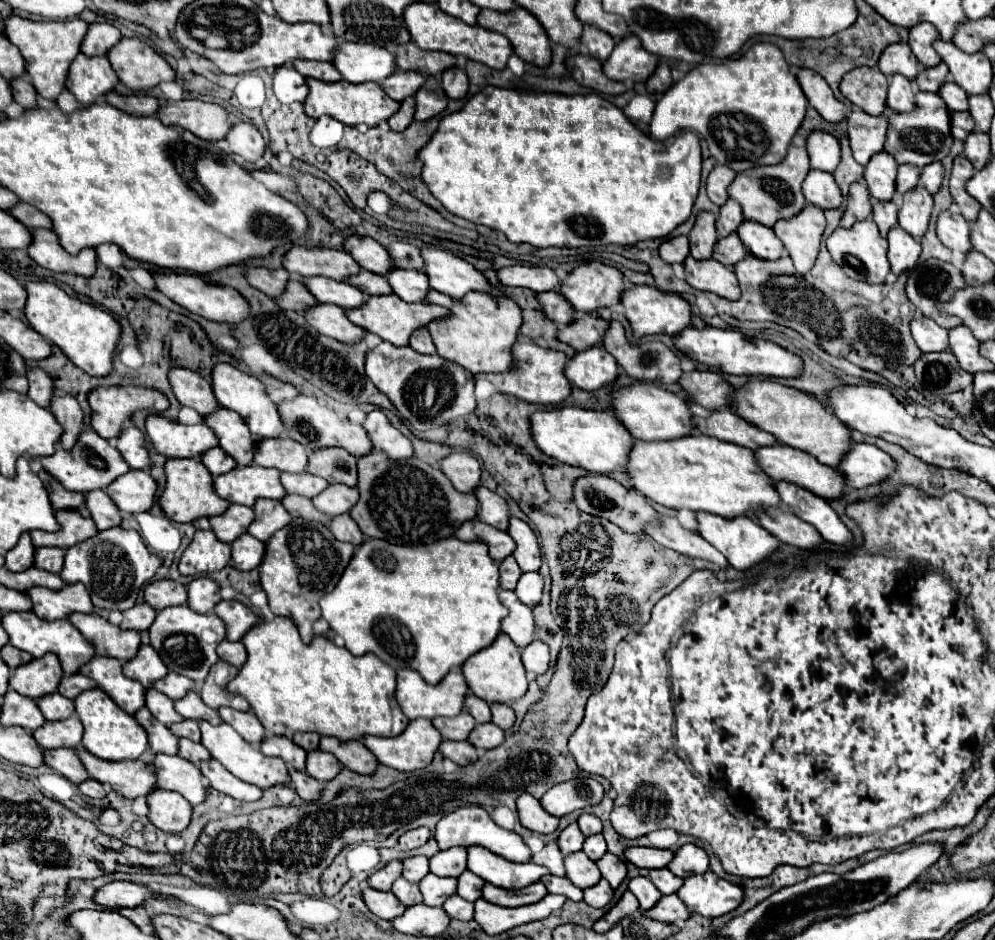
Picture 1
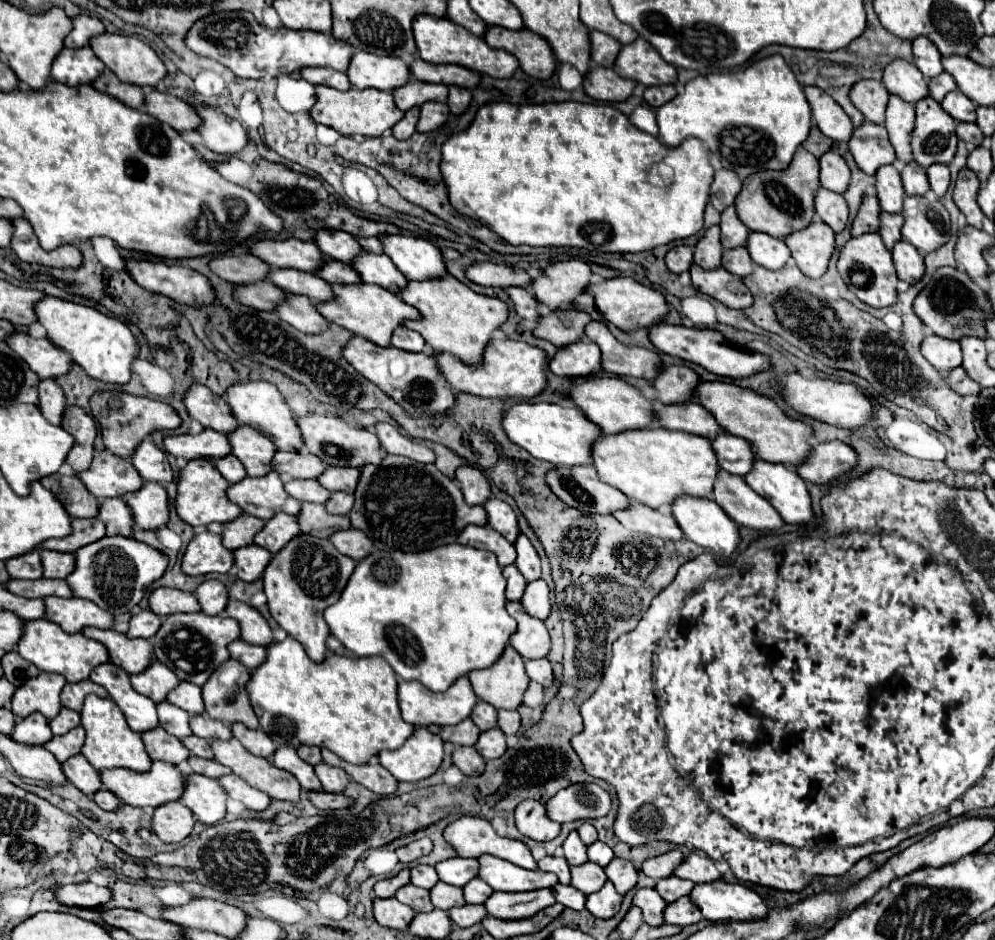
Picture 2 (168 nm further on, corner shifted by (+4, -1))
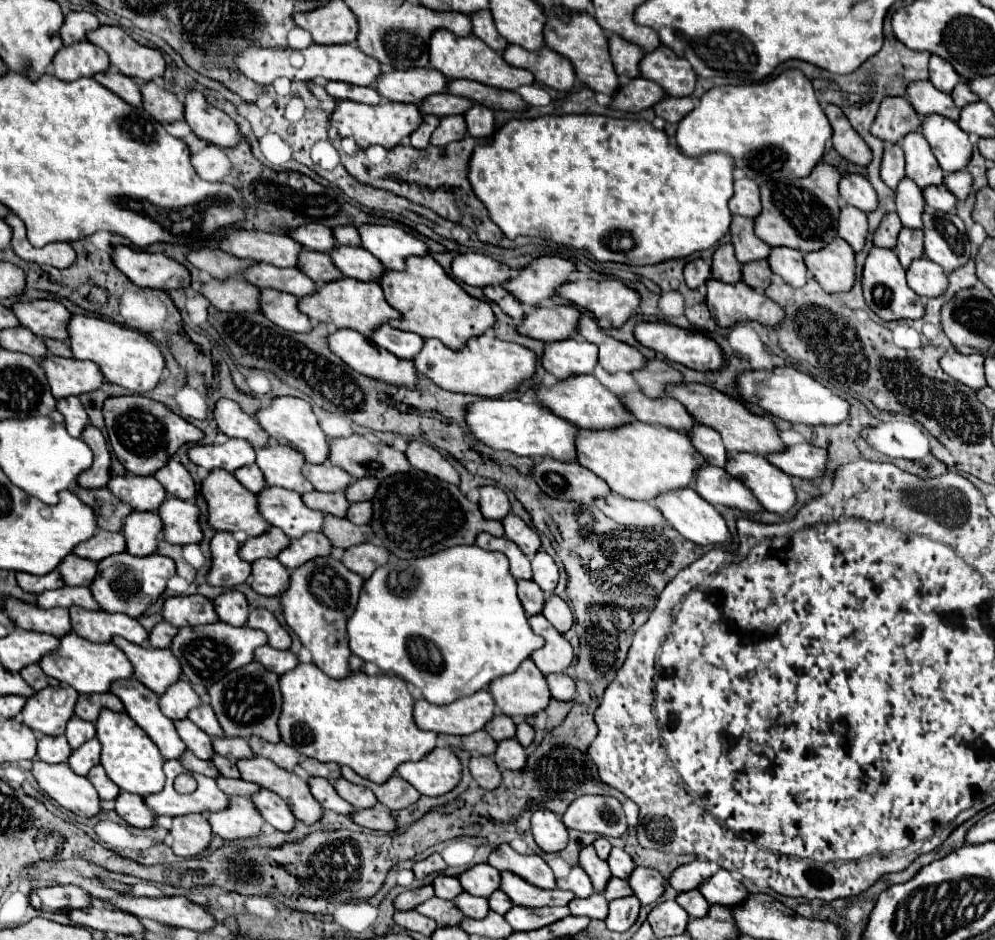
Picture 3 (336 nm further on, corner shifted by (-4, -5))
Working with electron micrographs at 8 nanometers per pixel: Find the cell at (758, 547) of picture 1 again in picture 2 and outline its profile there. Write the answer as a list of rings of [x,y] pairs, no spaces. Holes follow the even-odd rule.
[[[678,497],[672,503],[672,513],[682,531],[686,533],[686,539],[694,541],[696,545],[720,555],[720,557],[730,557],[738,545],[740,545],[740,531],[738,525],[726,515],[726,511],[710,499],[700,499],[700,497]]]

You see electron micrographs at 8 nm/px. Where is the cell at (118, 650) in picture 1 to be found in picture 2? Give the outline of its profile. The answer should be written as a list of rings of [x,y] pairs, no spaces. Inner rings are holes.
[[[82,629],[82,635],[100,641],[108,649],[108,657],[114,665],[126,673],[140,673],[152,663],[152,643],[148,639],[130,639],[114,629]]]

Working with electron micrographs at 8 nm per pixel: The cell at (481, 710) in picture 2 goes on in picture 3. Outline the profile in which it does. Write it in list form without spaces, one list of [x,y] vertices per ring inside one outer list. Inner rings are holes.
[[[496,715],[486,727],[484,727],[492,739],[496,741],[504,741],[504,739],[512,739],[516,735],[516,723],[508,717],[508,715]]]

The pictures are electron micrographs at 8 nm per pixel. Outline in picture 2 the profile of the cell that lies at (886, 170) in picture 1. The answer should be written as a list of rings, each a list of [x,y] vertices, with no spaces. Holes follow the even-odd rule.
[[[882,165],[882,169],[878,169],[874,179],[876,179],[876,197],[880,201],[882,211],[900,213],[902,201],[904,201],[902,197],[906,193],[904,193],[900,173],[896,171],[896,167],[894,165]]]

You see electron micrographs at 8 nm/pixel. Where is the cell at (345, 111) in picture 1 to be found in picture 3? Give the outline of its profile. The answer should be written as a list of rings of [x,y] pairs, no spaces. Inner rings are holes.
[[[338,101],[338,109],[330,117],[330,125],[338,131],[340,137],[354,137],[356,143],[366,149],[370,145],[382,145],[384,149],[394,149],[404,137],[410,137],[414,129],[422,123],[422,113],[414,103],[390,103],[382,101],[380,105],[364,105],[356,101]]]

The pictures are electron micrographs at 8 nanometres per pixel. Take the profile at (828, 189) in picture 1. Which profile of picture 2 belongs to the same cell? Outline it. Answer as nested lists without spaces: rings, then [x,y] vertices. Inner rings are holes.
[[[818,187],[814,193],[814,207],[818,217],[828,223],[836,233],[844,229],[848,221],[848,205],[840,193],[830,193],[830,189]]]

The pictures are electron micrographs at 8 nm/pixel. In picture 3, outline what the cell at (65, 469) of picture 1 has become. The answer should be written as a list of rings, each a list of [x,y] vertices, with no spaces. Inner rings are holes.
[[[112,475],[108,489],[122,501],[130,503],[136,511],[158,511],[162,501],[168,497],[166,489],[154,477],[136,475]]]

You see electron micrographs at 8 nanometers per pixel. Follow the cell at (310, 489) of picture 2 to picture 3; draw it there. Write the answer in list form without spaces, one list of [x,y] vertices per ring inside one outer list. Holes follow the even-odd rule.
[[[312,491],[302,495],[302,501],[310,507],[310,509],[318,509],[322,513],[330,513],[336,517],[346,517],[350,503],[346,501],[344,493],[320,493],[320,491]]]

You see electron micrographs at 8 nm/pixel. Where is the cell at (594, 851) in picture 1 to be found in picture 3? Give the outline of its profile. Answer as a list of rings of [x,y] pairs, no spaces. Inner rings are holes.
[[[618,847],[612,849],[612,853],[608,857],[608,865],[612,869],[612,875],[618,877],[618,879],[628,879],[630,873],[632,873],[632,869],[636,867],[634,861],[632,861],[632,857],[624,849],[618,849]]]

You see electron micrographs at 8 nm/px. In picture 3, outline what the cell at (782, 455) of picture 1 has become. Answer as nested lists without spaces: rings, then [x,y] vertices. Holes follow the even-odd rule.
[[[696,423],[690,427],[690,431],[686,431],[686,435],[690,437],[694,449],[698,449],[698,453],[702,453],[706,463],[716,465],[716,467],[726,465],[728,453],[722,445],[722,437],[718,437],[718,433],[714,433],[714,429]]]

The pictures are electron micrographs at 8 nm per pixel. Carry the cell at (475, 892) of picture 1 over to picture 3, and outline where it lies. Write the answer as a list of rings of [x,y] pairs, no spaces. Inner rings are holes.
[[[494,891],[494,893],[490,895],[488,903],[490,903],[490,909],[496,911],[496,913],[500,913],[500,915],[508,913],[508,911],[514,907],[514,903],[512,903],[512,901],[506,897],[506,893],[502,893],[502,891]]]

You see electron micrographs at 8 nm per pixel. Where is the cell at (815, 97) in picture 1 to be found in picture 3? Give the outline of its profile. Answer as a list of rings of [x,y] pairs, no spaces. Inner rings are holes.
[[[826,105],[826,117],[830,119],[830,125],[834,129],[834,137],[832,137],[834,149],[850,163],[868,167],[872,157],[870,147],[862,141],[862,137],[858,137],[850,121],[846,121],[846,115],[842,113],[842,109],[838,109],[836,105]]]

